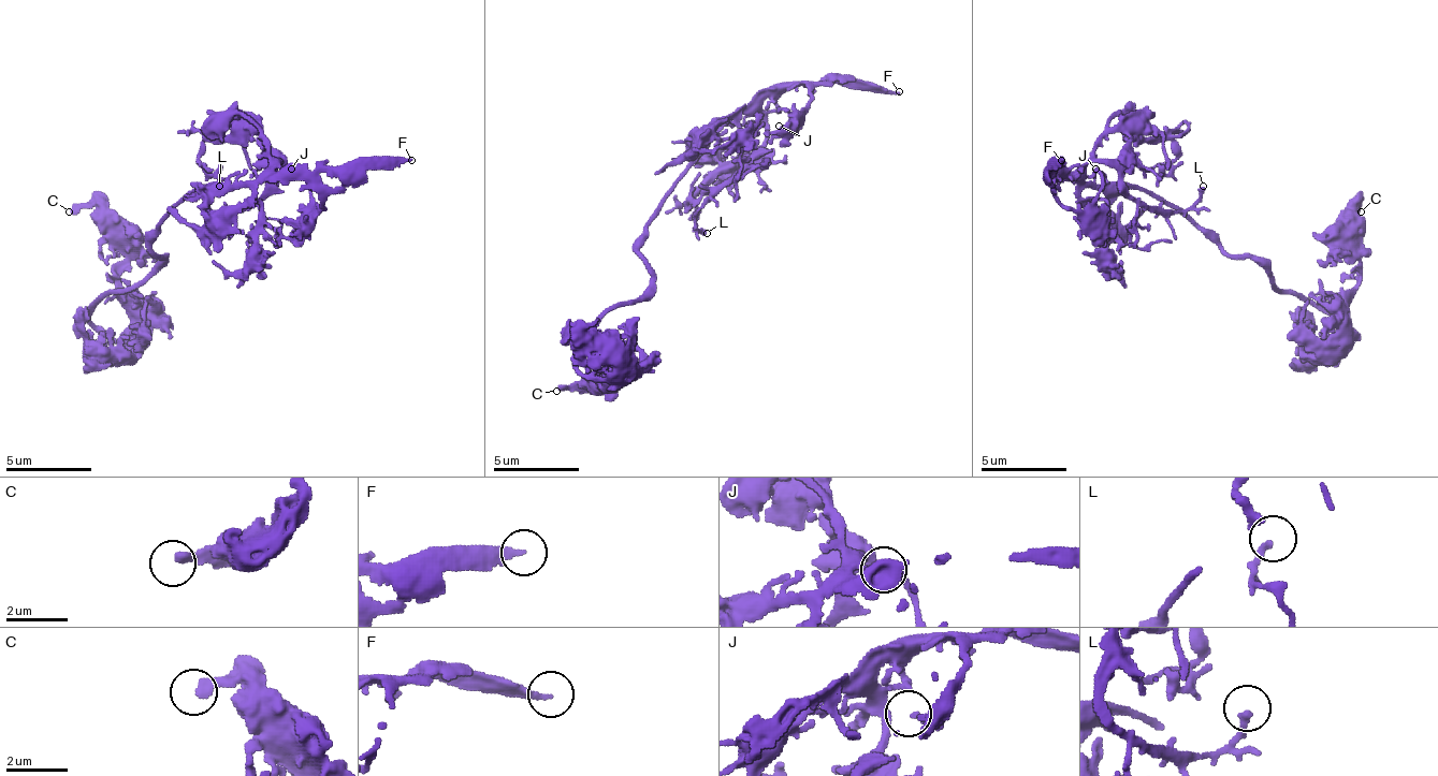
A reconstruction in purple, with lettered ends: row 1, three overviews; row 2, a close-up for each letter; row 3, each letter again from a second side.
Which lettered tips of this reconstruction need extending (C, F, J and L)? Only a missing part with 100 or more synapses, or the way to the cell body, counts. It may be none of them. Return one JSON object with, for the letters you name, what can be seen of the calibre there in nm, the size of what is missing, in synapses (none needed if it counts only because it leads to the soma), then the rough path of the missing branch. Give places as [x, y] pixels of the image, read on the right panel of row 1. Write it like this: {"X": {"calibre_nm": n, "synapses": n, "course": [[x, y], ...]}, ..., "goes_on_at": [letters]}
{"F": {"calibre_nm": 240}, "goes_on_at": ["F"]}

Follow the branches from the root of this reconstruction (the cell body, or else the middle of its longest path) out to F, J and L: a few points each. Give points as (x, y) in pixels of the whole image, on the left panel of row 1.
F: (163, 220), (193, 190), (219, 190), (241, 173), (390, 169), (403, 160), (411, 160)
J: (163, 220), (202, 190), (206, 207), (232, 229), (274, 240), (308, 199), (308, 181), (291, 169)
L: (163, 220), (202, 190), (206, 207), (244, 229), (252, 245), (261, 216), (252, 207), (211, 211), (219, 186)

